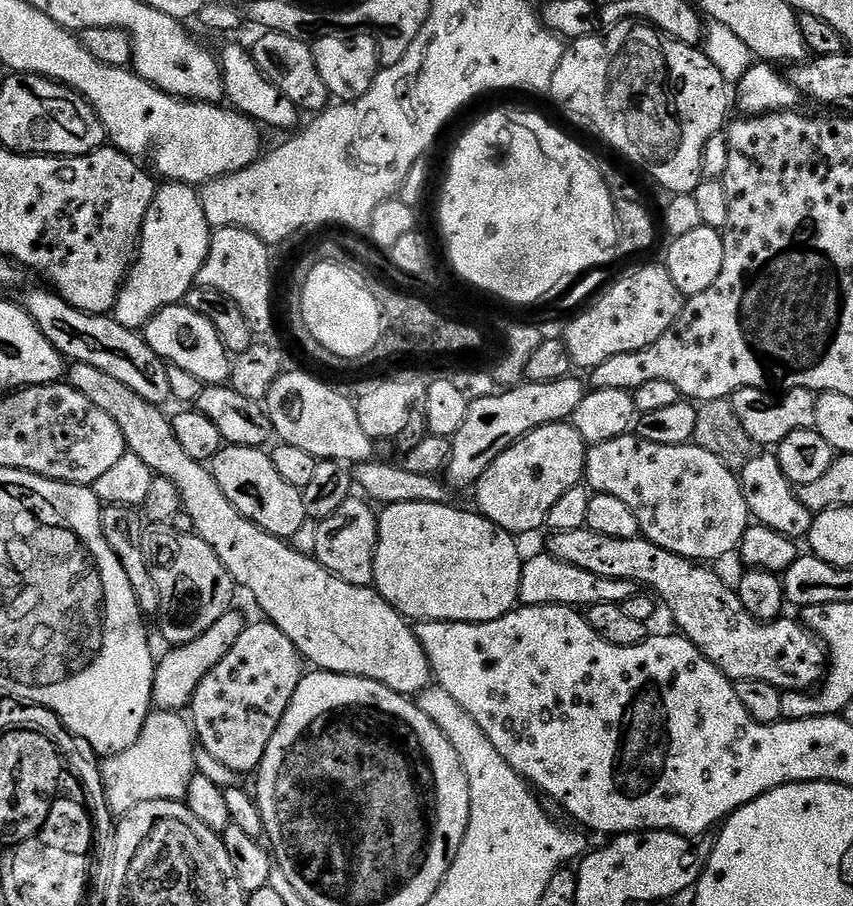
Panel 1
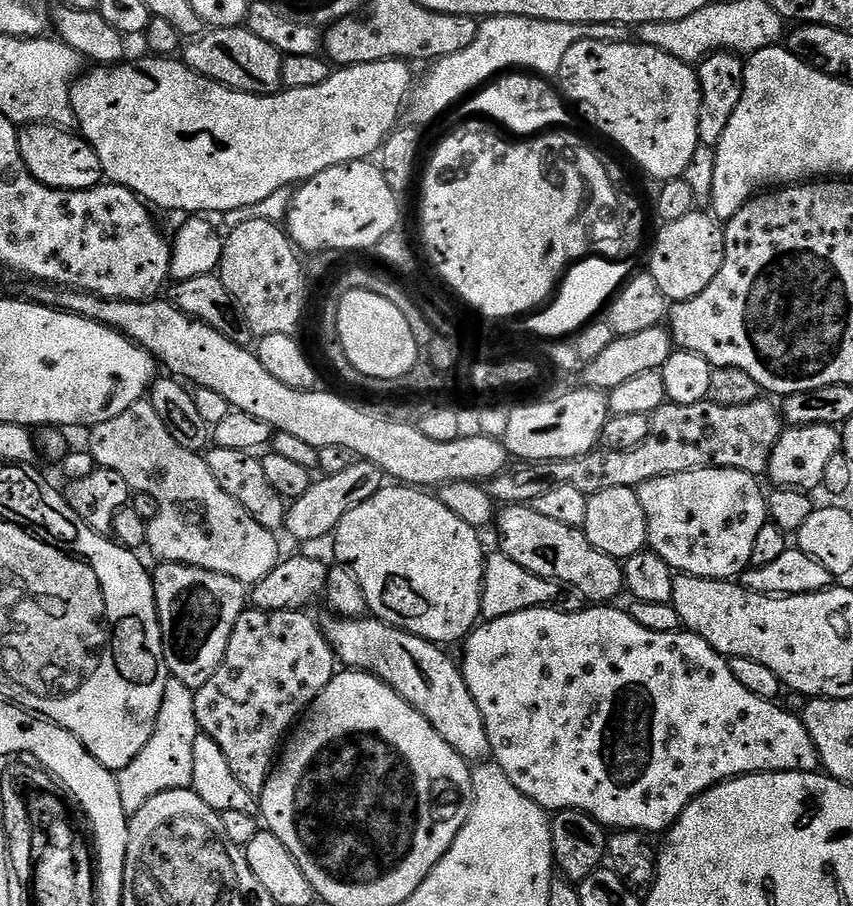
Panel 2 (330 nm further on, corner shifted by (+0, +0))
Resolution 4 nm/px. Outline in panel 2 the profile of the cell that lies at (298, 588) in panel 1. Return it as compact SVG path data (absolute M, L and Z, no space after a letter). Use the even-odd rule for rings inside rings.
M331 618L320 620L319 628L328 639L337 661L352 670L369 672L386 682L410 706L418 710L450 742L462 759L480 762L490 753L490 742L478 704L466 686L463 673L447 656L445 649L421 636L410 634L405 628L395 628L384 620L375 618Z

